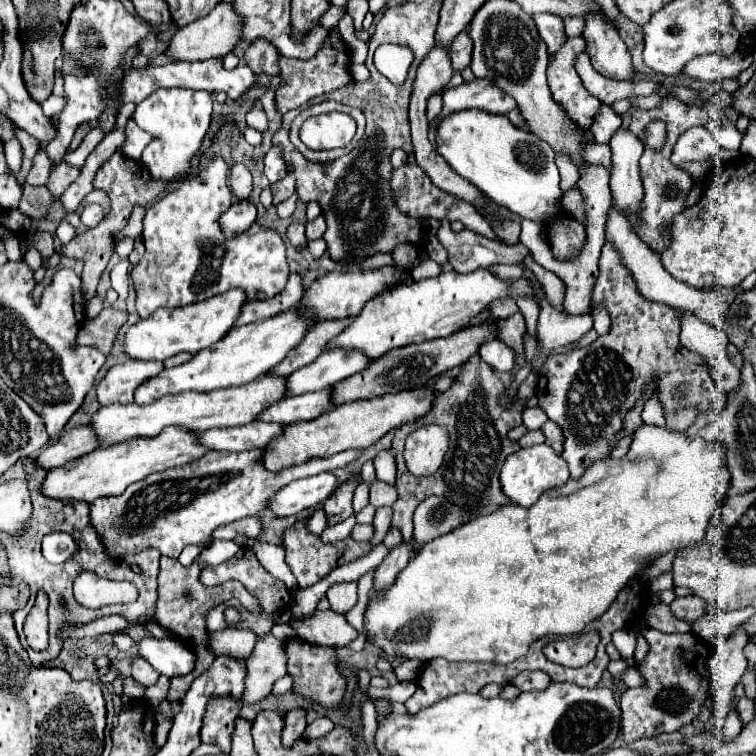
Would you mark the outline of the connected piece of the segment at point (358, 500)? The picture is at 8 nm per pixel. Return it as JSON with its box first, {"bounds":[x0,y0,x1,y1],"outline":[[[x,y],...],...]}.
{"bounds":[354,482,368,514],"outline":[[[360,482],[354,490],[354,514],[358,514],[364,506],[368,506],[368,484]]]}

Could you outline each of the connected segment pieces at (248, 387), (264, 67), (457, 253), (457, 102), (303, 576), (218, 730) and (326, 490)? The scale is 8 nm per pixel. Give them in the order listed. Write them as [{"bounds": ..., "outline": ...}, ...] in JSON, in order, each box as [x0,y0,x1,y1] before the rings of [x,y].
[{"bounds":[92,374,288,446],"outline":[[[266,374],[260,376],[244,386],[232,386],[212,392],[180,392],[180,394],[168,394],[152,404],[140,406],[140,404],[114,404],[114,406],[102,406],[92,416],[92,426],[102,442],[102,446],[110,446],[116,442],[126,442],[136,436],[158,436],[162,428],[166,426],[184,426],[192,432],[204,432],[210,428],[228,428],[228,426],[240,426],[256,420],[256,414],[264,412],[268,406],[276,404],[278,400],[286,398],[288,386],[286,376]]]},{"bounds":[244,38,280,74],"outline":[[[256,38],[256,42],[250,42],[244,52],[244,60],[254,72],[280,74],[280,52],[264,38]]]},{"bounds":[438,219,530,274],"outline":[[[446,219],[438,230],[438,240],[448,252],[450,266],[462,274],[478,268],[490,268],[494,264],[518,264],[530,254],[524,244],[504,246],[496,240],[478,236],[468,228],[462,232],[452,232],[450,222],[446,222]]]},{"bounds":[438,78,516,120],"outline":[[[476,78],[472,82],[464,82],[458,88],[448,88],[442,98],[444,108],[438,120],[450,112],[464,108],[482,108],[492,114],[506,114],[516,108],[516,100],[504,94],[504,90],[500,90],[494,82],[488,82],[488,78]]]},{"bounds":[282,522,370,588],"outline":[[[296,522],[296,526],[292,526],[284,532],[284,542],[282,544],[286,548],[286,562],[292,570],[292,574],[296,576],[300,588],[312,586],[318,580],[322,580],[328,572],[332,572],[336,566],[342,564],[342,556],[344,556],[344,564],[346,564],[350,560],[356,560],[356,558],[364,556],[370,550],[370,544],[358,544],[352,538],[346,538],[342,542],[336,542],[336,544],[322,544],[318,536],[310,534],[304,528],[304,522]]]},{"bounds":[200,698,242,754],"outline":[[[212,698],[208,702],[204,724],[200,730],[202,742],[216,744],[224,754],[230,752],[230,734],[234,730],[234,720],[240,716],[242,702],[232,698]]]},{"bounds":[270,474,342,516],"outline":[[[316,474],[308,478],[300,478],[284,486],[272,500],[270,500],[270,510],[278,516],[292,516],[308,508],[320,506],[328,496],[332,496],[342,482],[332,474]]]}]

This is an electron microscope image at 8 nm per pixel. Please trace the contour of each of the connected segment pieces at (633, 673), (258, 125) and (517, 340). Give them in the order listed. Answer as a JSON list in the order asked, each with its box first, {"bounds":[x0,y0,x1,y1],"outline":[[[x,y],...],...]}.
[{"bounds":[620,666,642,688],"outline":[[[634,666],[626,668],[622,674],[620,674],[620,682],[628,688],[634,688],[634,686],[642,686],[642,676],[638,674],[638,670]]]},{"bounds":[246,104,268,132],"outline":[[[254,104],[254,106],[248,110],[246,122],[248,122],[248,126],[252,126],[252,128],[256,128],[256,130],[260,130],[260,132],[264,132],[264,130],[268,128],[266,114],[264,114],[264,110],[262,110],[258,104]]]},{"bounds":[494,312,526,368],"outline":[[[516,312],[514,316],[506,318],[506,320],[494,320],[500,328],[498,338],[502,342],[506,342],[508,346],[512,346],[512,350],[516,350],[516,366],[524,368],[526,366],[526,350],[524,350],[524,336],[526,336],[526,324],[524,324],[524,316],[522,312]]]}]

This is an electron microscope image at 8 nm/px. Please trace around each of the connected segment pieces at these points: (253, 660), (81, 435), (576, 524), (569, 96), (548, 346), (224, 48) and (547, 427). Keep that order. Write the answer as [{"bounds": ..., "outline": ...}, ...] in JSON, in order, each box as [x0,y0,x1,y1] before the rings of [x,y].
[{"bounds":[243,634,287,704],"outline":[[[272,634],[258,638],[254,652],[246,660],[248,674],[245,678],[243,702],[253,704],[268,696],[274,682],[287,674],[287,660],[284,642]]]},{"bounds":[36,424,96,470],"outline":[[[84,424],[84,426],[76,426],[68,432],[64,432],[54,444],[44,448],[36,456],[36,462],[42,468],[50,470],[50,468],[70,462],[72,458],[88,454],[92,450],[96,450],[96,436],[92,436],[92,426]]]},{"bounds":[366,424,730,664],"outline":[[[642,424],[634,434],[632,434],[632,444],[628,448],[628,454],[620,460],[606,458],[600,462],[594,462],[584,476],[580,478],[570,478],[564,486],[556,486],[554,490],[546,490],[540,500],[530,506],[522,508],[518,504],[508,504],[504,508],[494,510],[492,514],[478,516],[470,520],[466,526],[460,526],[440,538],[434,538],[432,542],[424,544],[420,554],[416,554],[408,566],[400,572],[396,578],[394,586],[368,602],[366,608],[366,630],[372,636],[372,642],[382,648],[388,656],[400,656],[400,658],[416,658],[416,660],[432,660],[432,658],[446,658],[450,662],[494,662],[494,664],[508,664],[514,662],[516,658],[524,656],[528,646],[538,640],[540,636],[548,634],[560,634],[560,636],[570,636],[578,634],[590,620],[598,618],[608,610],[612,600],[616,600],[618,592],[634,578],[638,576],[652,560],[664,556],[670,550],[684,550],[684,546],[694,546],[700,542],[706,534],[708,522],[712,514],[724,504],[724,496],[728,496],[730,488],[730,474],[726,468],[726,450],[722,442],[706,442],[700,436],[690,438],[686,432],[676,432],[668,430],[666,426],[648,426]]]},{"bounds":[548,36,602,128],"outline":[[[582,36],[568,38],[566,44],[550,58],[548,76],[552,96],[556,102],[564,106],[568,118],[582,128],[590,128],[602,102],[584,88],[576,72],[576,58],[582,52],[584,52],[584,38]]]},{"bounds":[536,286,594,352],"outline":[[[536,286],[536,298],[540,298],[540,318],[538,318],[538,346],[542,352],[550,352],[560,346],[568,346],[578,342],[594,324],[590,314],[582,316],[566,316],[554,310],[540,286]]]},{"bounds":[166,2,240,60],"outline":[[[220,2],[208,16],[180,28],[168,44],[166,54],[176,60],[210,60],[210,58],[224,58],[240,44],[240,18],[232,10],[232,4]]]},{"bounds":[542,420,564,454],"outline":[[[548,420],[542,426],[542,432],[546,434],[546,444],[552,446],[556,454],[562,454],[562,450],[564,450],[564,434],[560,432],[560,426],[556,426],[556,422]]]}]

